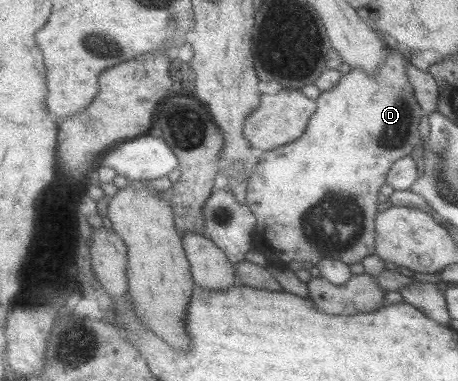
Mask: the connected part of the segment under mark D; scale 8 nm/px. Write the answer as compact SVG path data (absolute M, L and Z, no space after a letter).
M388 48L381 63L376 67L374 76L366 74L365 71L359 68L353 68L348 71L345 75L340 76L339 81L331 89L322 91L315 99L315 111L309 117L305 131L293 143L286 143L283 147L279 146L273 151L265 151L261 157L258 155L258 162L255 163L255 167L246 177L246 204L251 214L255 216L255 220L257 220L253 234L253 248L261 253L270 265L276 266L280 262L289 264L290 261L299 260L310 262L315 266L325 256L342 260L349 265L352 261L361 263L363 257L374 254L374 220L378 213L376 199L379 187L385 183L386 173L389 171L391 164L401 159L401 157L409 155L411 149L421 143L417 125L419 125L419 119L421 119L423 111L417 103L413 88L410 86L406 74L406 63L408 63L408 60L402 54L397 50Z

